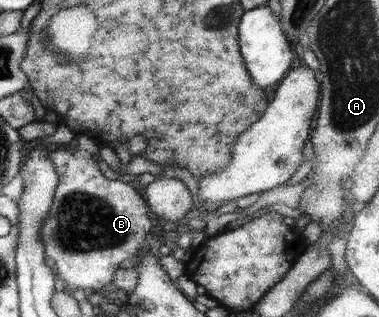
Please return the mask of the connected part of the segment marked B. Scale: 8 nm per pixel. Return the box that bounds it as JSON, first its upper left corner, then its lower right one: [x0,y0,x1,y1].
[39,135,152,296]

